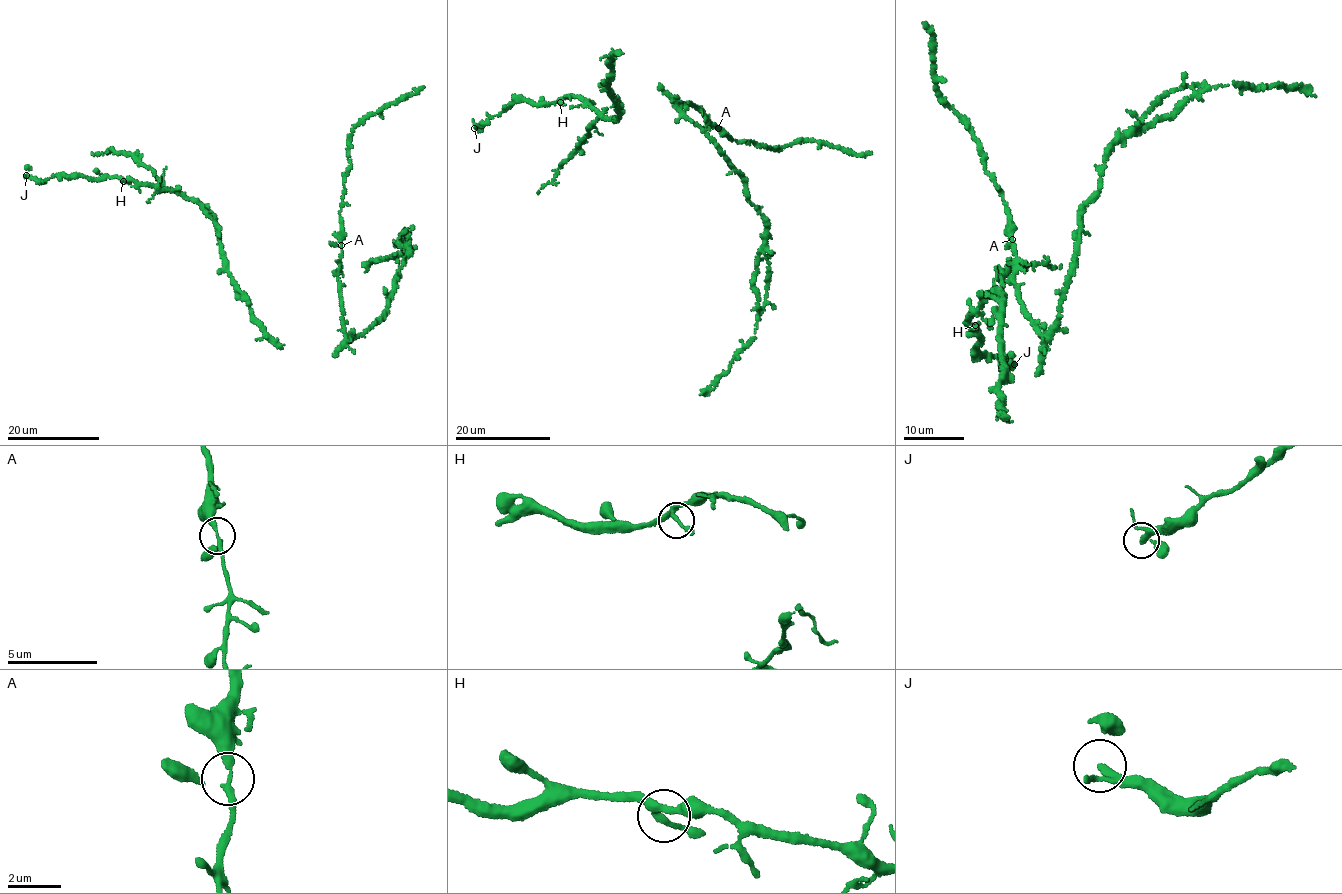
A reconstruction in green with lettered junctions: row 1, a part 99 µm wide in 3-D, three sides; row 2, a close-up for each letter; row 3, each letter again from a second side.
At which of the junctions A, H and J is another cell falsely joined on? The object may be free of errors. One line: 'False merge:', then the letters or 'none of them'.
False merge: none of them

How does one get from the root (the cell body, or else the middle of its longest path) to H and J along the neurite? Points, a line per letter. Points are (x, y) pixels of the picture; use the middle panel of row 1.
H: (621, 54), (610, 62), (614, 70), (608, 84), (619, 120), (579, 97), (560, 102)
J: (621, 54), (610, 62), (614, 70), (608, 84), (619, 120), (569, 96), (538, 106), (512, 103), (474, 128)

